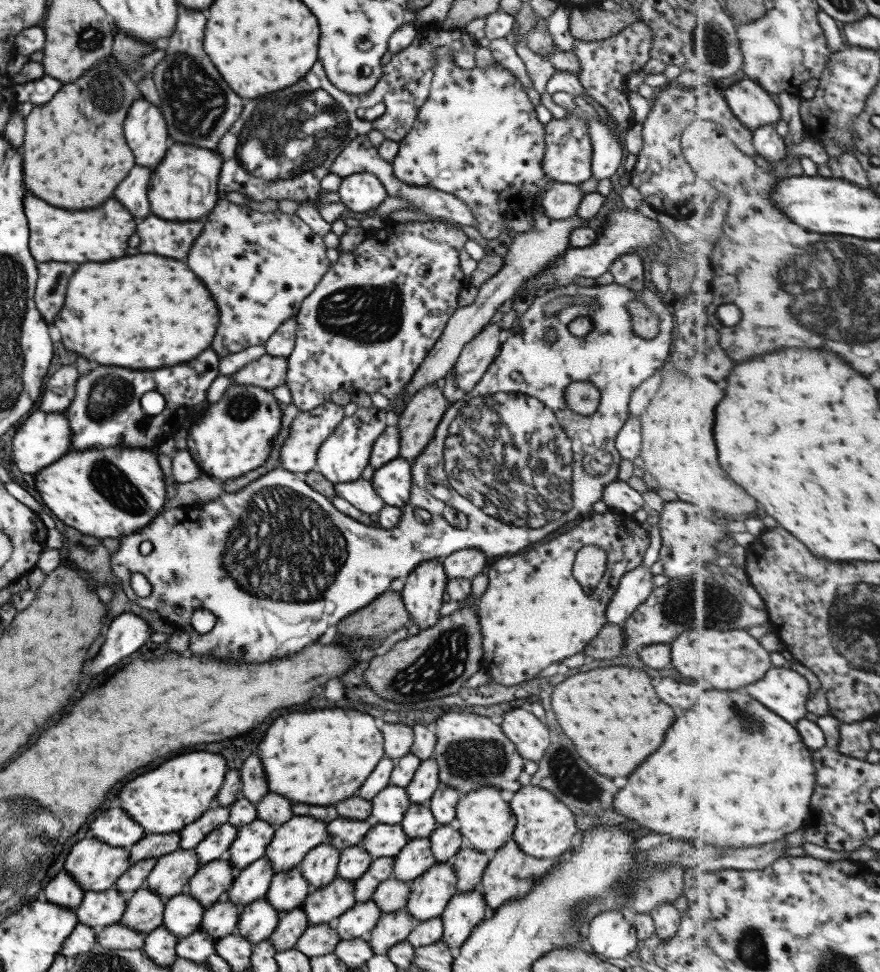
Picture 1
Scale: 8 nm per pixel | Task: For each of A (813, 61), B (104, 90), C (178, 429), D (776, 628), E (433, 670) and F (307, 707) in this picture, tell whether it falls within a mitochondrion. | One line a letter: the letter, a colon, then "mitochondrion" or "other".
A: other
B: mitochondrion
C: other
D: other
E: mitochondrion
F: other

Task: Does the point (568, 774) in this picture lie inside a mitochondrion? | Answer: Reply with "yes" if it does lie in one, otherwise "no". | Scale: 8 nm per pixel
yes

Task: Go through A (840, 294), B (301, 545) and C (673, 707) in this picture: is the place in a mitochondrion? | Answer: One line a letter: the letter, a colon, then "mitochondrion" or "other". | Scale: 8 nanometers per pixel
A: mitochondrion
B: mitochondrion
C: other

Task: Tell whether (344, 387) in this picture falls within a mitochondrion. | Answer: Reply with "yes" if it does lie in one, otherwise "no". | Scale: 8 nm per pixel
no

